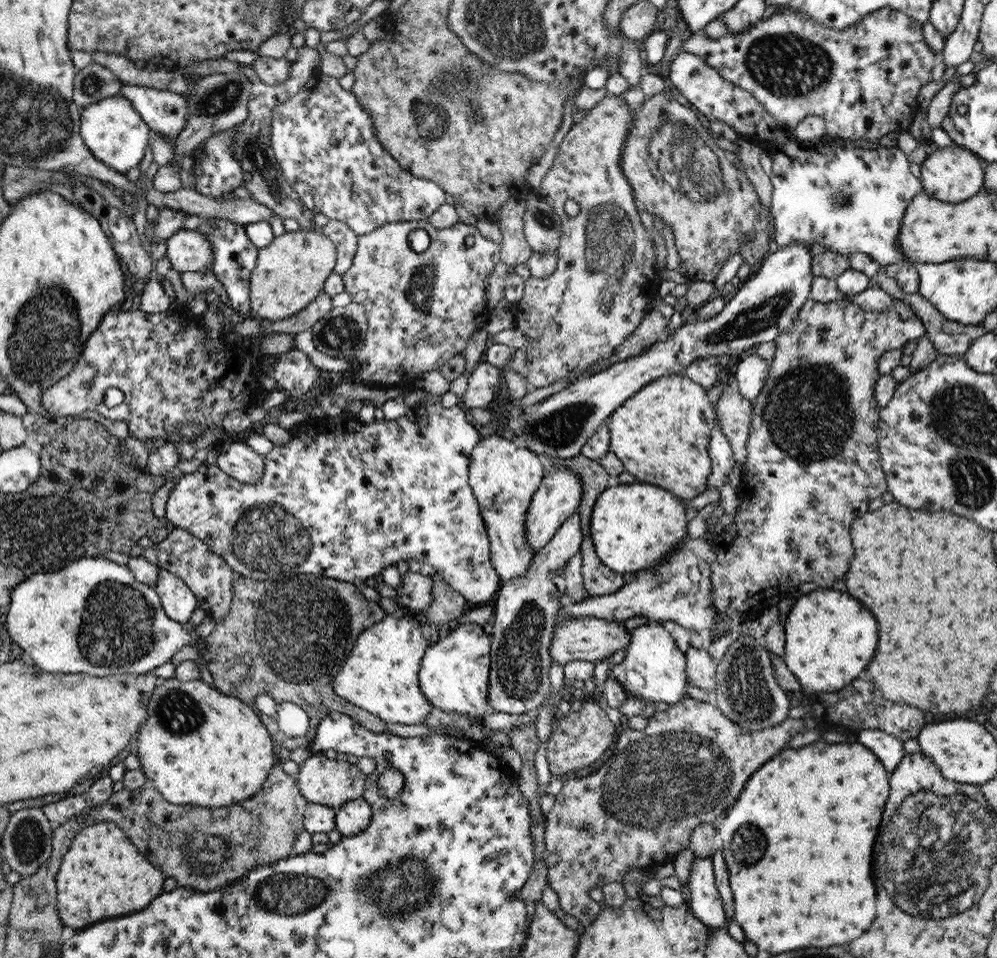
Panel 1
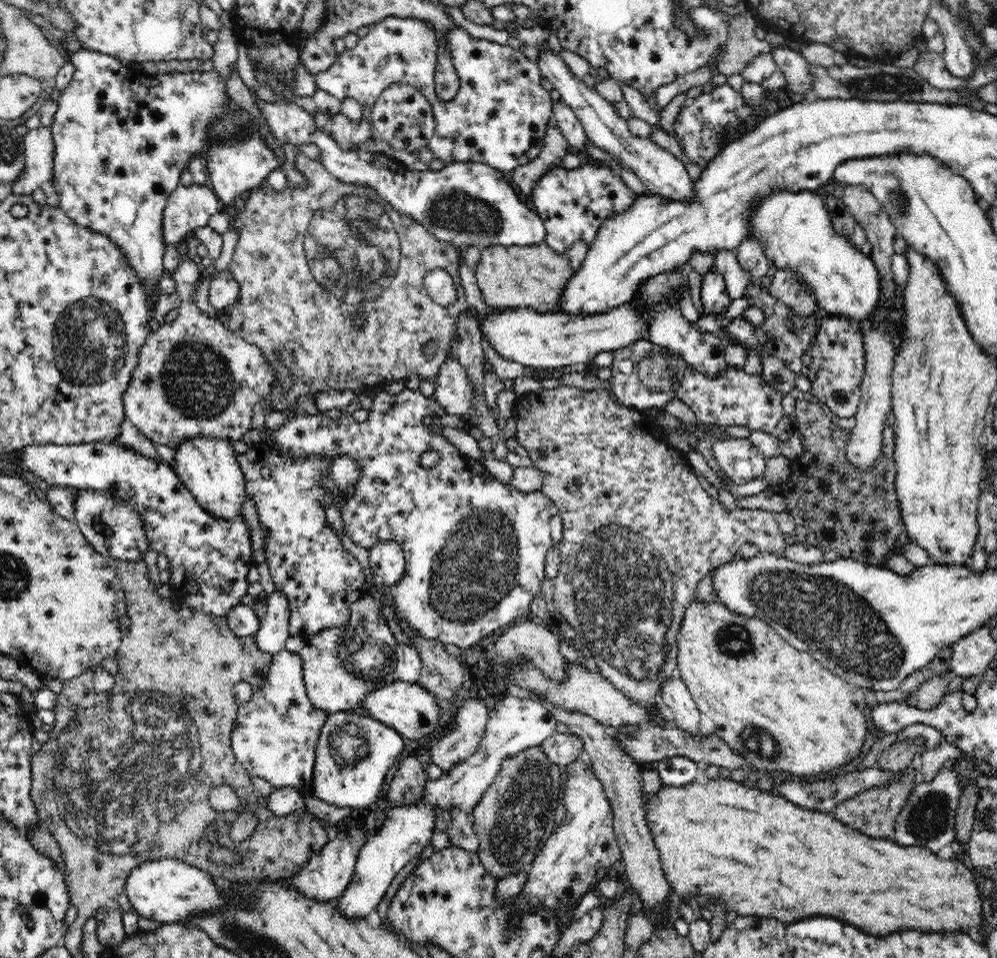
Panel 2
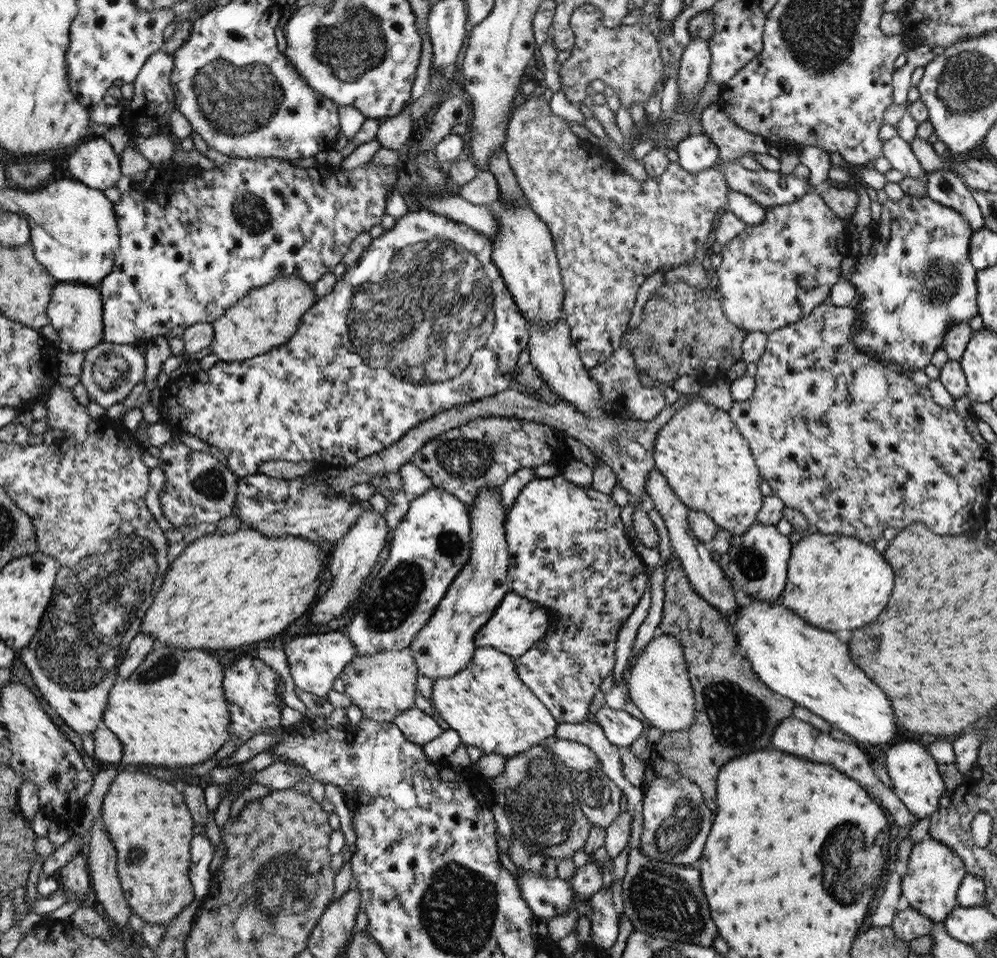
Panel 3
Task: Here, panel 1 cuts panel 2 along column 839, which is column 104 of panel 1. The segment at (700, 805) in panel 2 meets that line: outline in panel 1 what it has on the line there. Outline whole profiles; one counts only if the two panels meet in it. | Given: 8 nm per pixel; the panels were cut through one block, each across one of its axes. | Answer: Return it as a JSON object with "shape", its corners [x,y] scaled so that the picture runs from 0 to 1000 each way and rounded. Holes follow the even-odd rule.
{"shape":[[[110,857],[92,859],[80,866],[55,919],[58,954],[64,967],[81,971],[104,959],[142,950],[164,931],[166,916],[132,879],[119,861]]]}

